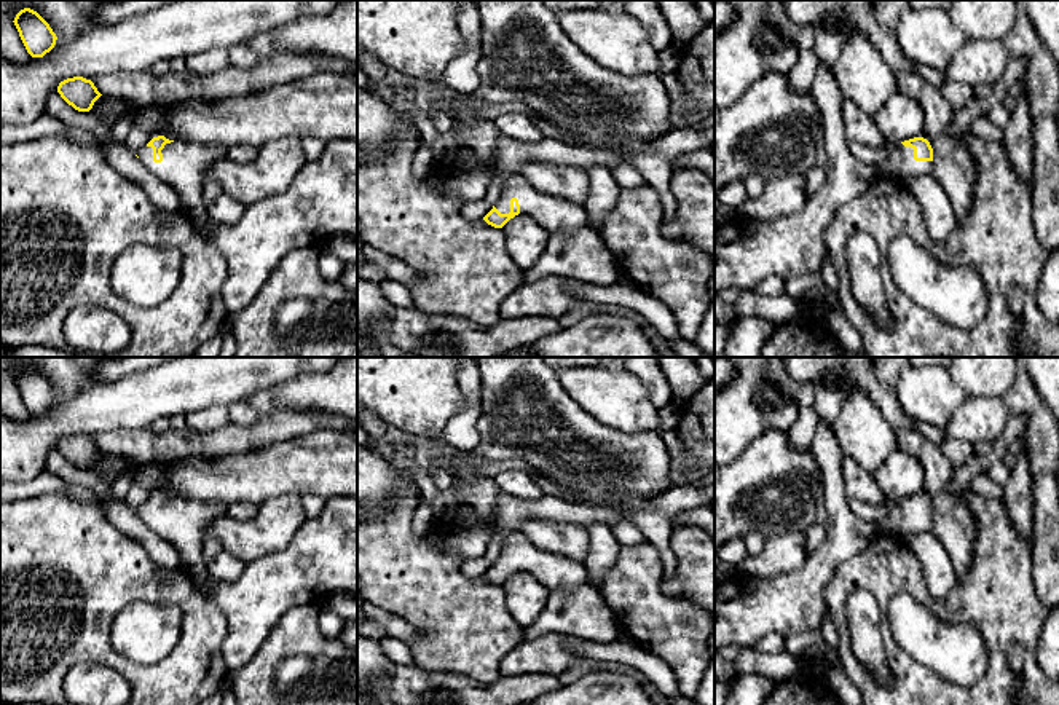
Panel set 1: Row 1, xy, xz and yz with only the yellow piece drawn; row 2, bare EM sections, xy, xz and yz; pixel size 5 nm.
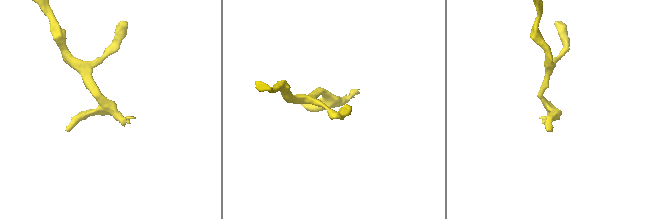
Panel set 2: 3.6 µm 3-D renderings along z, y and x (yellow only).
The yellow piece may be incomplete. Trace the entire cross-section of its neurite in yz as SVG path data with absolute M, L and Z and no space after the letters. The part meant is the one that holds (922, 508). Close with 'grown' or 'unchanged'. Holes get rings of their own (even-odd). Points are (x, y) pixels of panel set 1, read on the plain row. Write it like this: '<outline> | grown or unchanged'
M914 494L895 502L882 530L896 533L901 538L911 533L931 533L931 518L933 506L930 499L923 494Z | grown

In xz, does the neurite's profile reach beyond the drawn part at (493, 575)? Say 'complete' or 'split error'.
split error

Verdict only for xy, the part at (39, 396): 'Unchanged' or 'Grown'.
Unchanged

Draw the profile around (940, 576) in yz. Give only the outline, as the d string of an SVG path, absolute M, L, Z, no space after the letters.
M911 533L903 539L922 563L928 592L946 600L959 579L943 545L933 533Z

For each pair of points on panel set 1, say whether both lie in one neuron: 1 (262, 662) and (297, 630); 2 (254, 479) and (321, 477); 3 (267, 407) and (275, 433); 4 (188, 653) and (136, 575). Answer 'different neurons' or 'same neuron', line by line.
1: same neuron
2: same neuron
3: different neurons
4: same neuron

